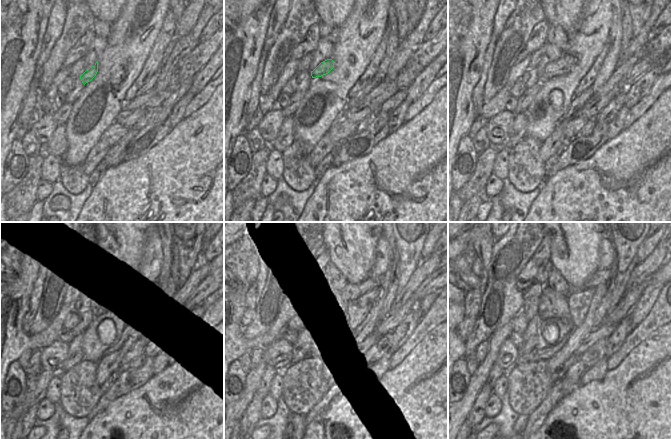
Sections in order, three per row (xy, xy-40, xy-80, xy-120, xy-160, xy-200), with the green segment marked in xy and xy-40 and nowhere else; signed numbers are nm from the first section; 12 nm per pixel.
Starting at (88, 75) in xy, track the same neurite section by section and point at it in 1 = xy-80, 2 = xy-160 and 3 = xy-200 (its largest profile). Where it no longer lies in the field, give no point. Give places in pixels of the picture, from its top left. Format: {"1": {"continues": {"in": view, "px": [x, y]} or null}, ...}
{"1": {"continues": {"in": "xy-80", "px": [562, 66]}}, "2": {"continues": {"in": "xy-160", "px": [349, 291]}}, "3": {"continues": {"in": "xy-200", "px": [599, 277]}}}

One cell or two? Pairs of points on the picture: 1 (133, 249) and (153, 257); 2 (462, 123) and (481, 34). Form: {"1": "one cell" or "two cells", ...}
{"1": "two cells", "2": "one cell"}

